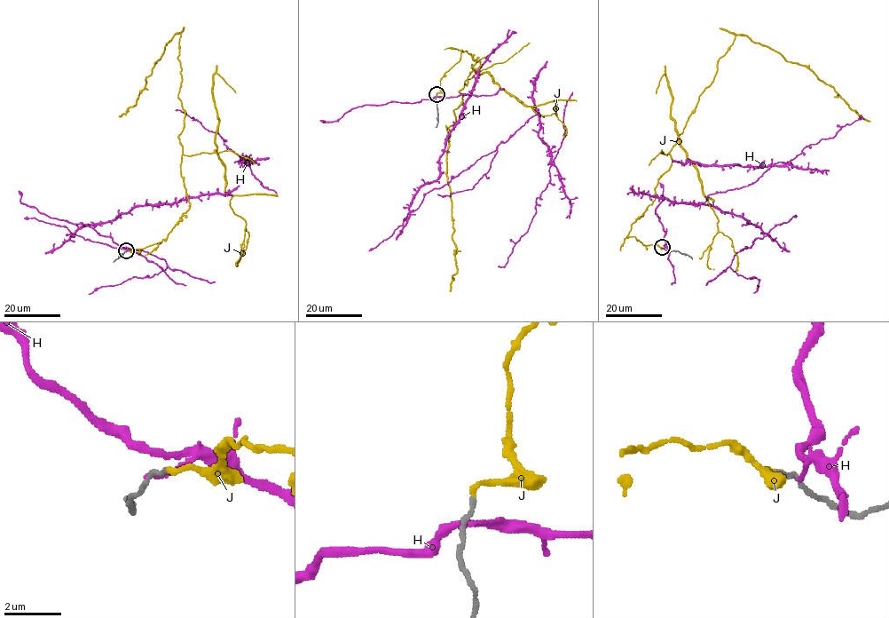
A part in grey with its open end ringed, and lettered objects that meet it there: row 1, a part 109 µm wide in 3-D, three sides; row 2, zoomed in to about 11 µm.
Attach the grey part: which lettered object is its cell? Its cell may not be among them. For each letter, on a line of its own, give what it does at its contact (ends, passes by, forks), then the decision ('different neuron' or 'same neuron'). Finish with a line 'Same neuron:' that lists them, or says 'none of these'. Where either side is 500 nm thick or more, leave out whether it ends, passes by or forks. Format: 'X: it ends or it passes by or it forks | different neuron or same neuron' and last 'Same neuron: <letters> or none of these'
H: it ends | different neuron
J: it ends | same neuron
Same neuron: J

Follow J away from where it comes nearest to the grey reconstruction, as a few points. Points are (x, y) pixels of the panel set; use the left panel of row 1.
J: (126, 250), (165, 240), (190, 204), (180, 173), (180, 34), (166, 43), (135, 105), (118, 115)

